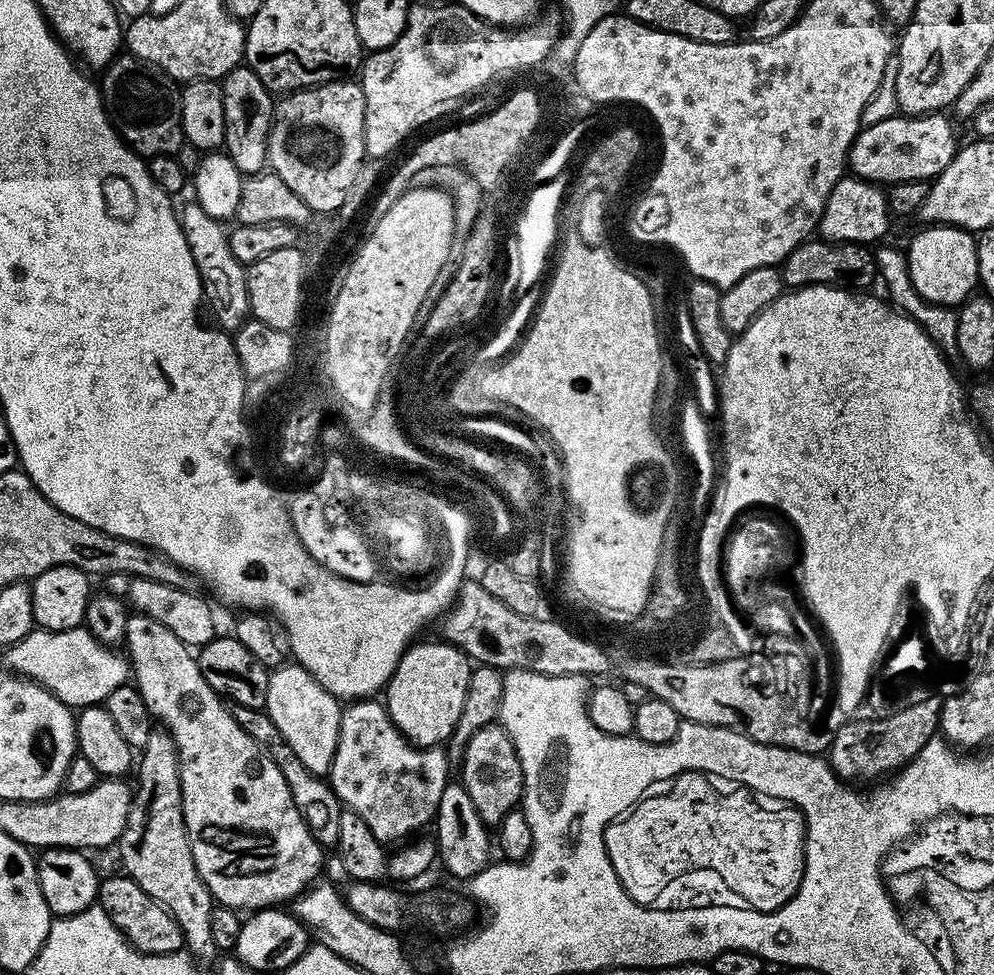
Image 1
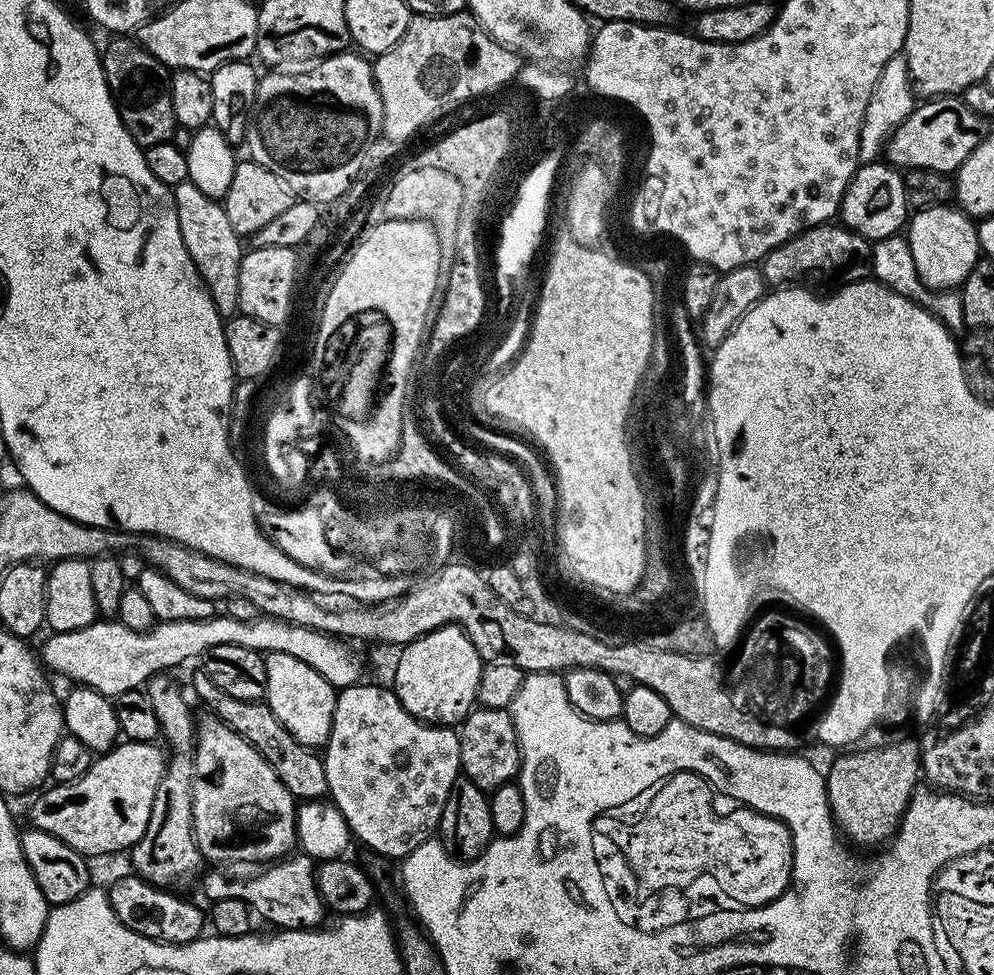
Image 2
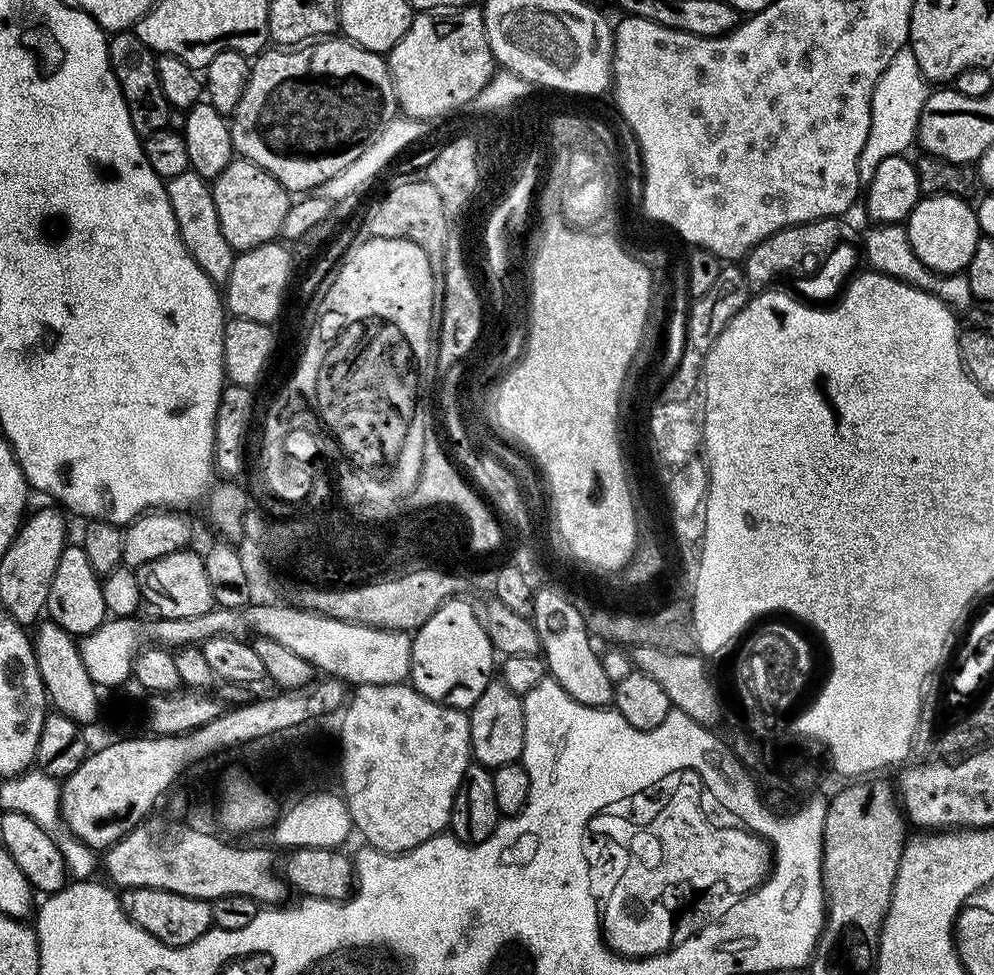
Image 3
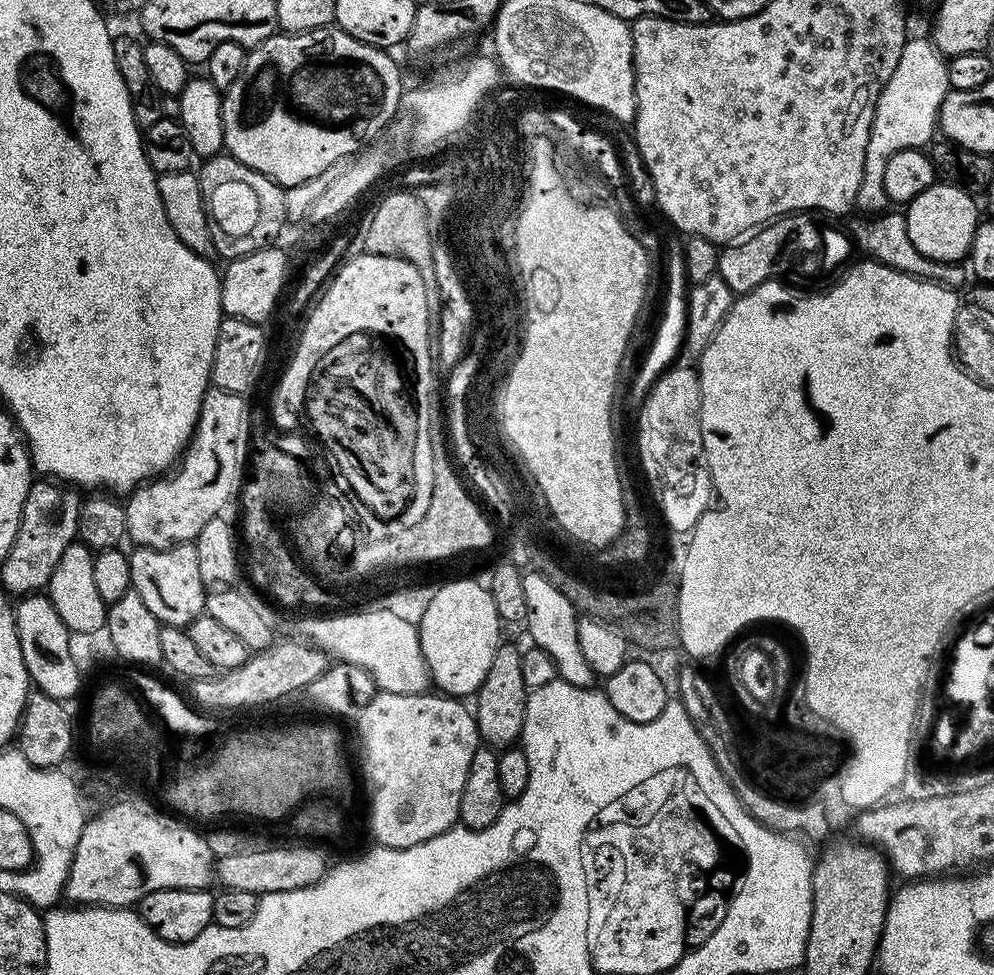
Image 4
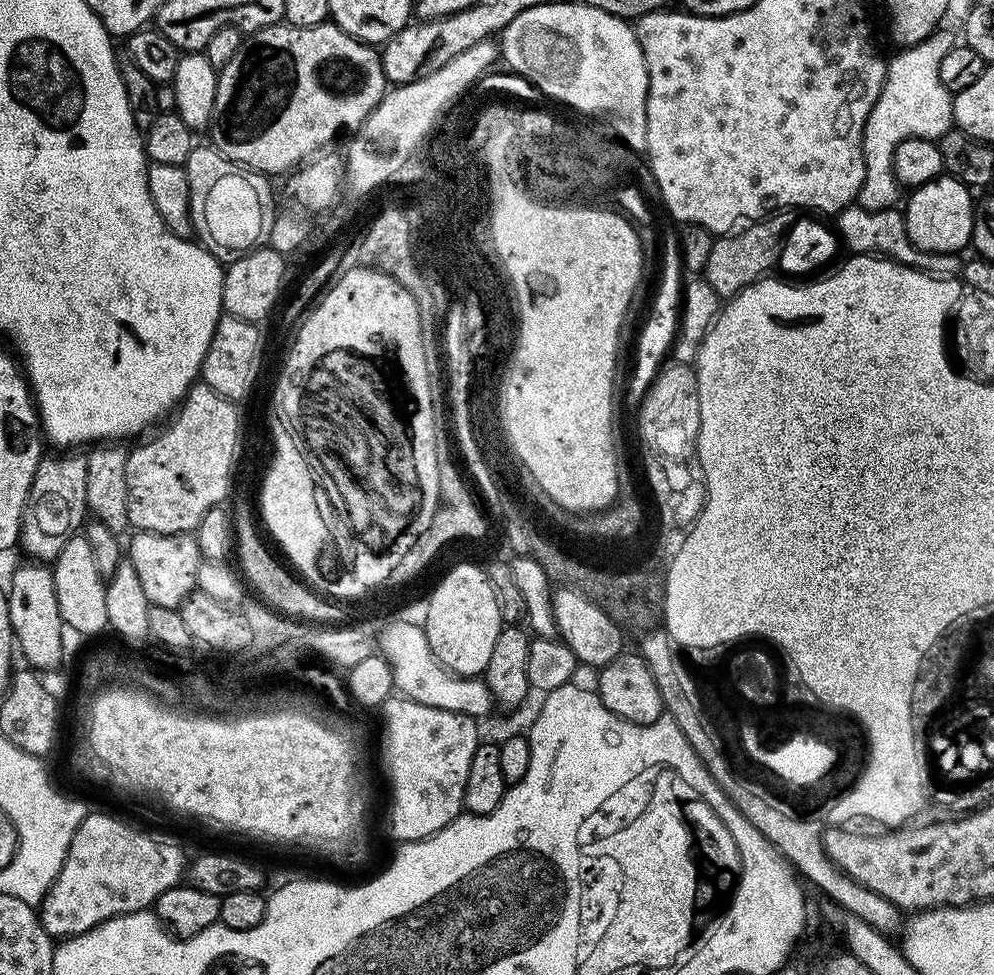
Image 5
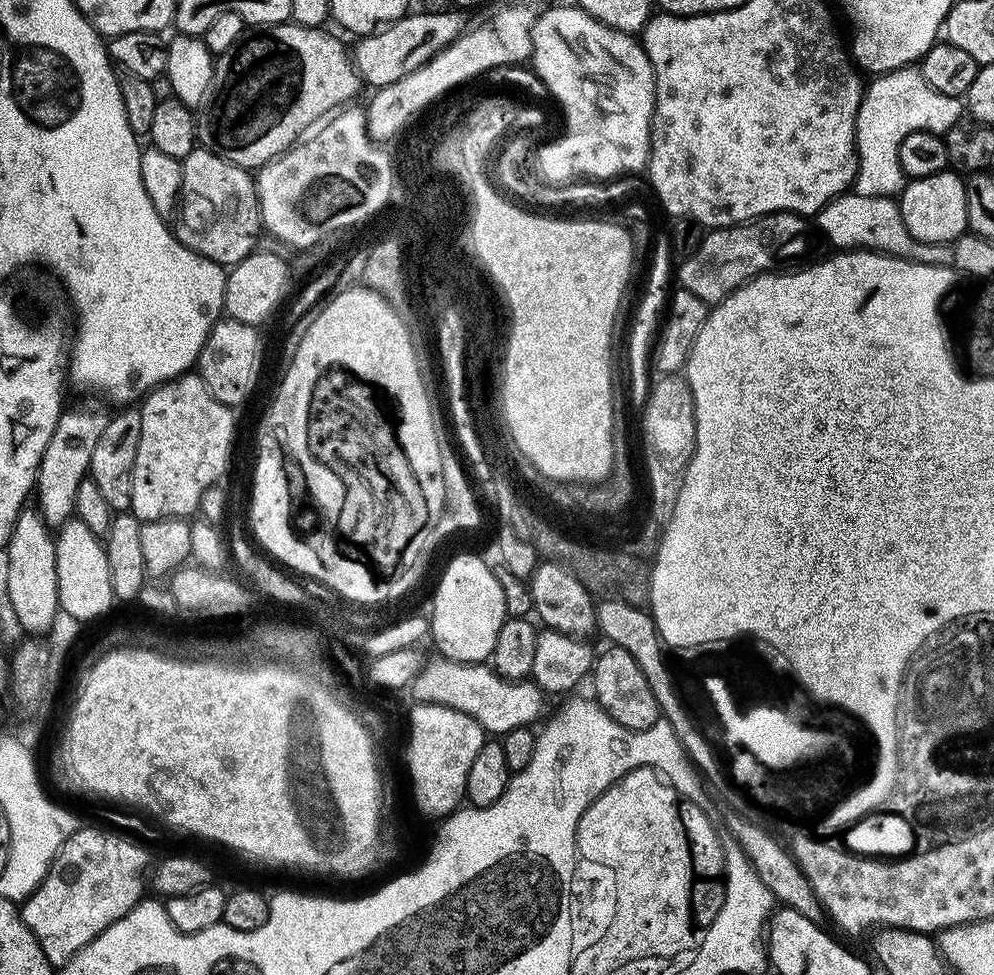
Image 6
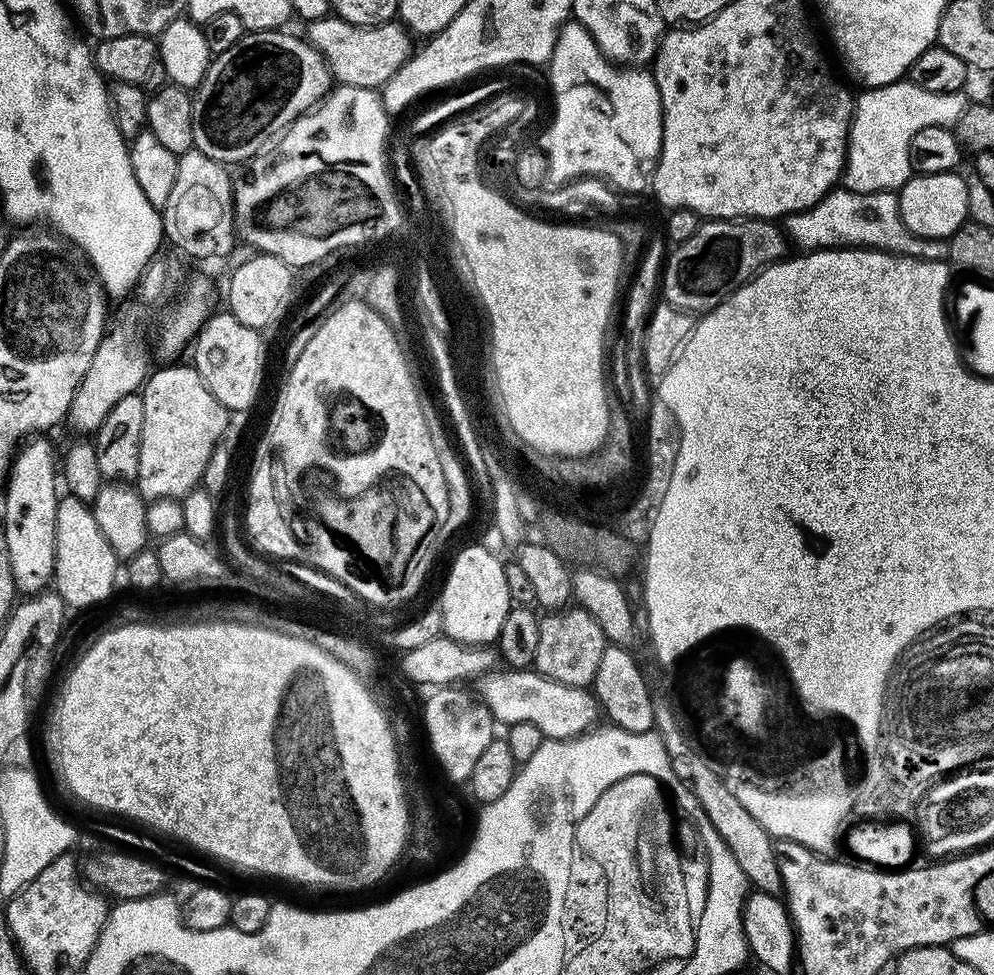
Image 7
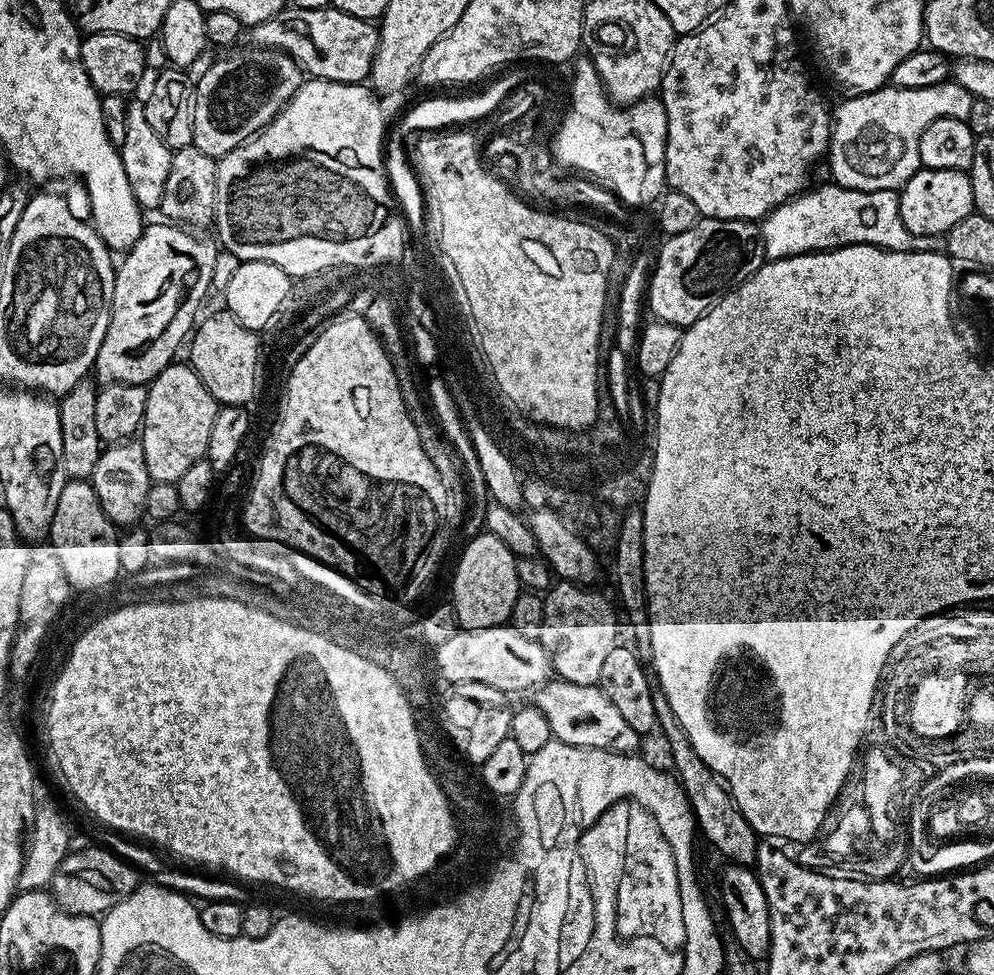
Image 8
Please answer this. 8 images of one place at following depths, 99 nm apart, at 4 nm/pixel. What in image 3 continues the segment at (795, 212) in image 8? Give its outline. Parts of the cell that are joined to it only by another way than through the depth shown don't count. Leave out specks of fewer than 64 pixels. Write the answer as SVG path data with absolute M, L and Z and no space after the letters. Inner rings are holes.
M903 223L876 224L862 236L862 256L867 267L873 272L880 272L883 276L893 276L903 284L910 284L913 288L922 290L934 298L938 298L954 314L967 313L973 307L974 297L970 290L970 282L964 272L935 272L927 268L914 254L914 250L908 241L908 230Z

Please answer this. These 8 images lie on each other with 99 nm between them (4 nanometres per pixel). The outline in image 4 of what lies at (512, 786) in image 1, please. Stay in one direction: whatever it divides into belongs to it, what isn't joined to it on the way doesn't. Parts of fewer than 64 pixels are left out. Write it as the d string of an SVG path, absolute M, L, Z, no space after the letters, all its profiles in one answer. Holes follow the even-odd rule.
M508 642L501 643L494 654L494 662L490 662L490 671L474 697L476 728L487 747L497 750L511 748L523 737L529 691L522 678L521 649Z

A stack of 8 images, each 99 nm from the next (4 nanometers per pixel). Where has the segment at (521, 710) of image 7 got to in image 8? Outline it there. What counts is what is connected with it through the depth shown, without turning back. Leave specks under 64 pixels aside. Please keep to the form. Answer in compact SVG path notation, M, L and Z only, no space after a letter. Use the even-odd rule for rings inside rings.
M553 678L535 689L534 703L538 710L542 710L546 722L550 722L552 738L564 744L629 754L635 753L639 749L636 747L642 744L642 738L625 722L614 702L610 702L595 684L578 686L574 682Z

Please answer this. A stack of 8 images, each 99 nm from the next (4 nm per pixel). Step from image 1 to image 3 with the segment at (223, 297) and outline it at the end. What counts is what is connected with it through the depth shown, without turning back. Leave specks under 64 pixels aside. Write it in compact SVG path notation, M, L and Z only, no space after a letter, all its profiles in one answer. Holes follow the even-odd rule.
M191 170L178 174L178 178L170 178L166 182L170 206L174 210L174 218L178 222L178 230L190 258L198 262L202 274L210 278L217 286L227 285L230 270L234 266L237 253L233 252L230 242L222 234L222 226L218 226L218 210L214 210L214 198L209 181Z

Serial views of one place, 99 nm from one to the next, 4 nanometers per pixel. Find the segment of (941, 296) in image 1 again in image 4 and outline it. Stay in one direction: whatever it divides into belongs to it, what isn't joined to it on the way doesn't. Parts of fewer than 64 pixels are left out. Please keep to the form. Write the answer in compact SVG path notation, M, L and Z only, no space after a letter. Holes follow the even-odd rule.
M959 183L931 184L906 205L904 221L910 234L910 242L914 242L918 251L926 254L926 258L931 260L947 264L963 261L970 250L970 242L974 238L974 230L978 223L976 200L977 197Z

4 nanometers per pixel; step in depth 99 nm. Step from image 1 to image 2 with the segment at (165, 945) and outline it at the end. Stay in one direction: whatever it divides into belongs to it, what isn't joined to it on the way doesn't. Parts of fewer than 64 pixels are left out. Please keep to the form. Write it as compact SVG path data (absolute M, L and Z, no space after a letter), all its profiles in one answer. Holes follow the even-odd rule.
M127 875L118 877L106 888L110 906L122 926L151 940L159 940L161 944L189 944L201 939L206 928L205 909L203 912L194 901L175 896L175 891L148 884L138 875Z

